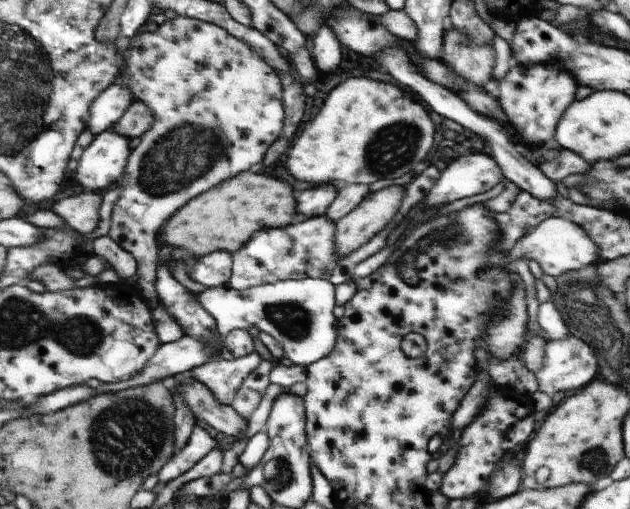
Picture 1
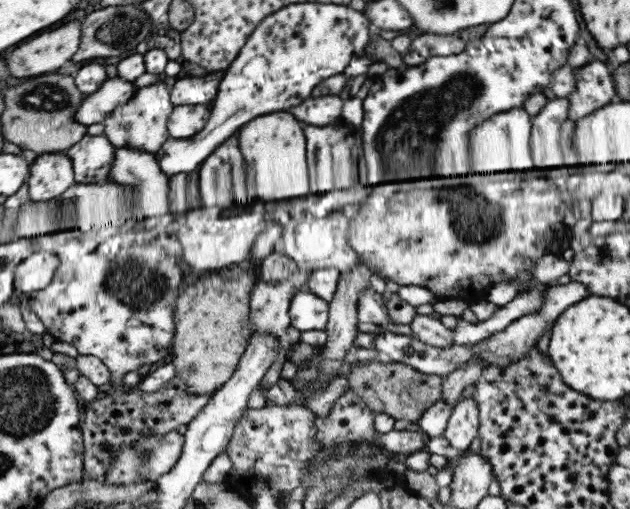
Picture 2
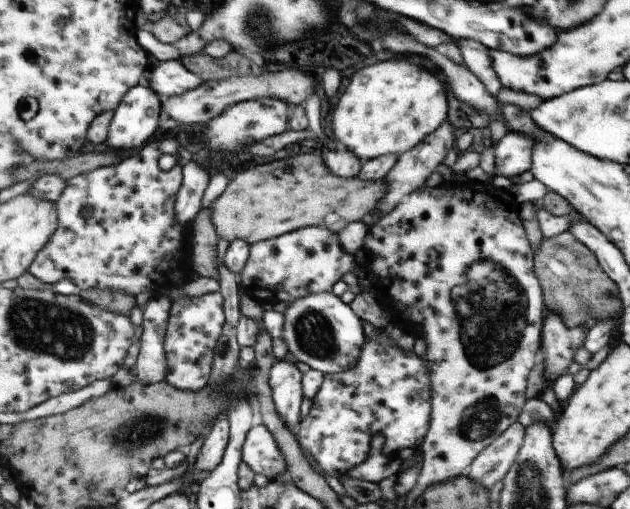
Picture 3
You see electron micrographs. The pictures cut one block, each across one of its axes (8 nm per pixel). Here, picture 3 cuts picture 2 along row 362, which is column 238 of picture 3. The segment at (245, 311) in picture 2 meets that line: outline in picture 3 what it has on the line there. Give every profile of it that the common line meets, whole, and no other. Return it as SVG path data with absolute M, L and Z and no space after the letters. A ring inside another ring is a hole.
M297 154L287 160L259 164L235 174L235 178L227 181L223 192L215 199L210 221L218 238L229 242L241 239L249 245L308 226L328 228L337 234L349 223L366 219L385 194L386 184L381 179L364 181L357 176L344 179L330 173L317 154Z

